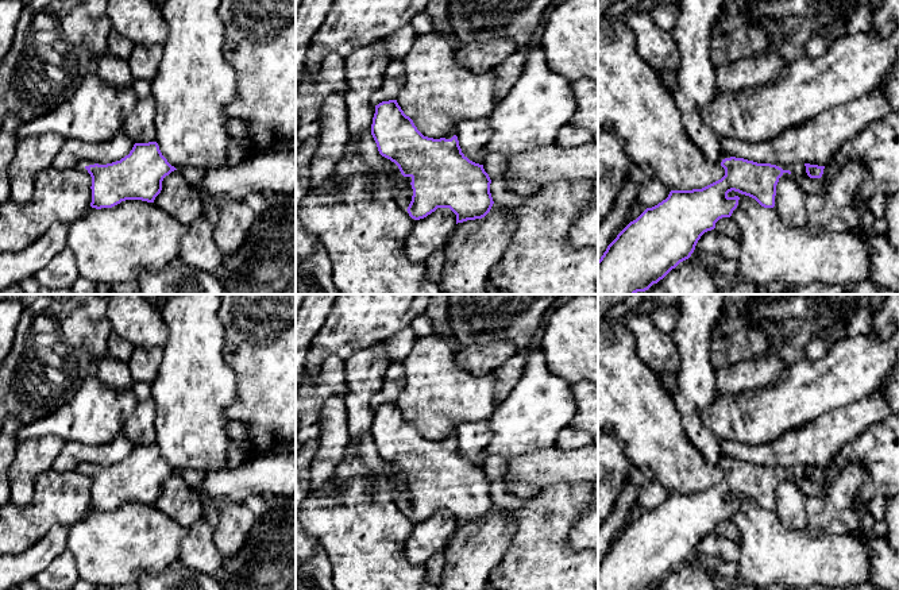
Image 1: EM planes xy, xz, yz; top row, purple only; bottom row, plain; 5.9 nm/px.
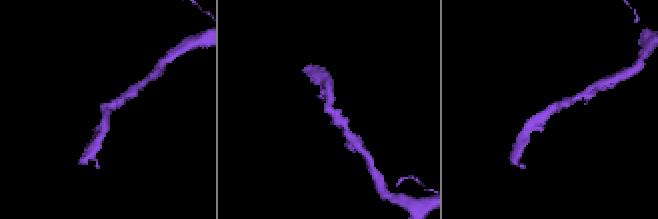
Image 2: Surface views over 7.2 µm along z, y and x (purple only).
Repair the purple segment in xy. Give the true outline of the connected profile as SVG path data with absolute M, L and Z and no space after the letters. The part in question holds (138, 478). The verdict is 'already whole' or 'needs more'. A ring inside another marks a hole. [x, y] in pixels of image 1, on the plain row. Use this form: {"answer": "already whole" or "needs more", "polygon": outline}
{"answer": "already whole", "polygon": "M157 444L135 446L120 463L85 471L92 479L90 509L96 512L112 510L126 502L154 505L163 481L177 473L162 458Z"}

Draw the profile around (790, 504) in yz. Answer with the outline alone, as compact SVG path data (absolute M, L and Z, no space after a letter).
M783 475L776 487L773 510L786 529L800 531L807 528L806 495L798 481Z

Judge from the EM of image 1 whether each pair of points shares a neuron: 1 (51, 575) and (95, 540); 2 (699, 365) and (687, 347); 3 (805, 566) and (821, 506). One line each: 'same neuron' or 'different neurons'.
1: different neurons
2: same neuron
3: different neurons

